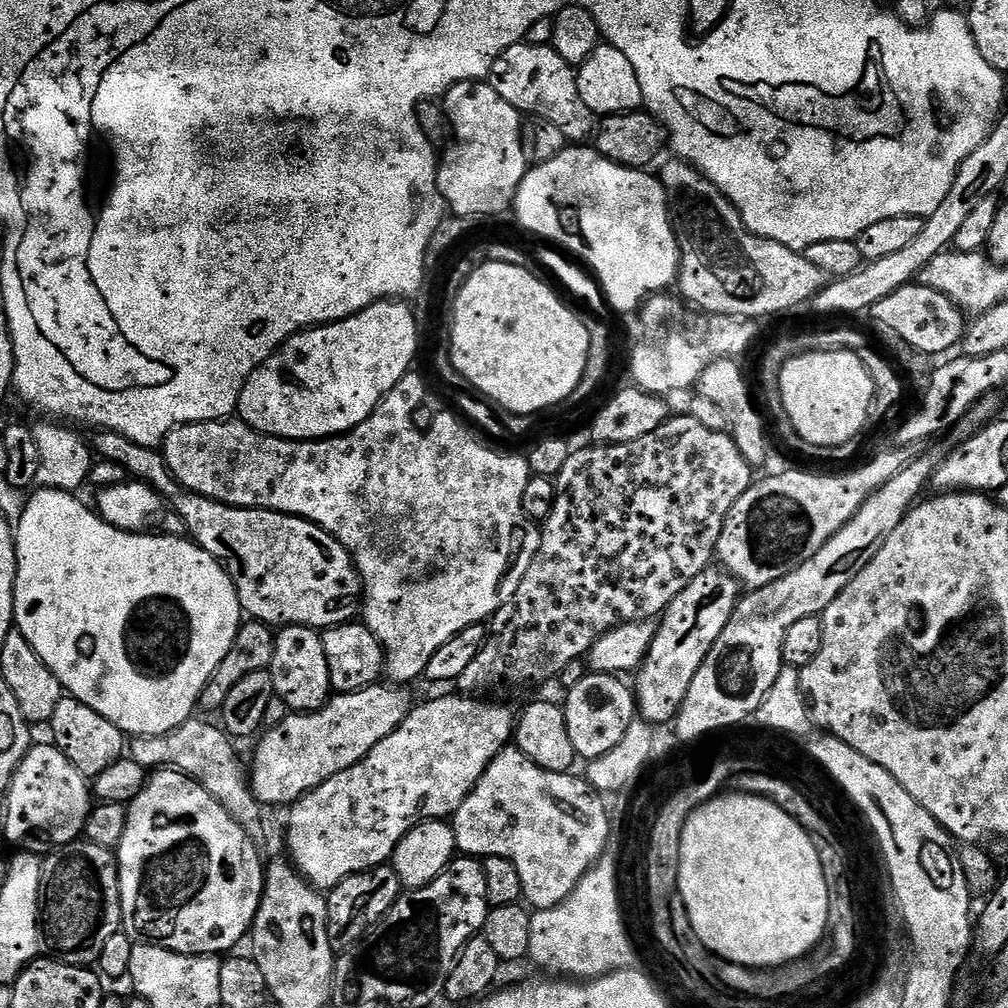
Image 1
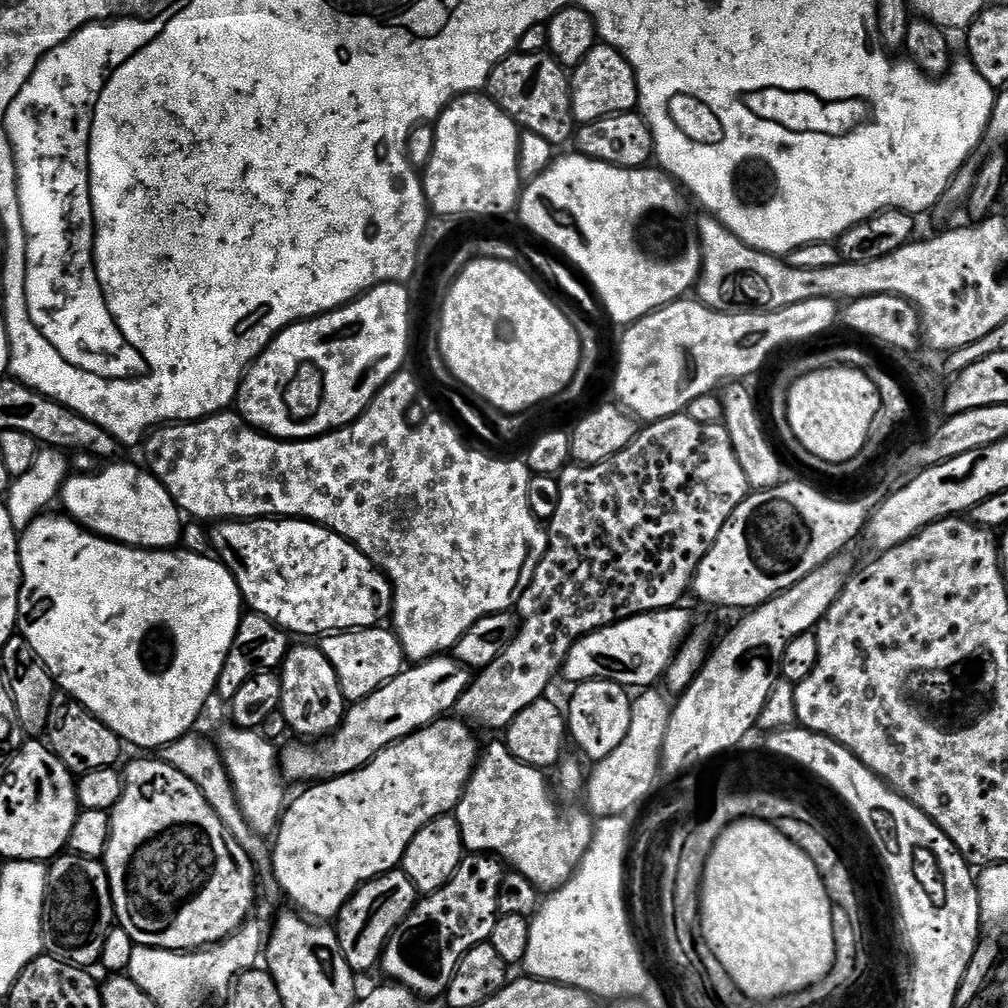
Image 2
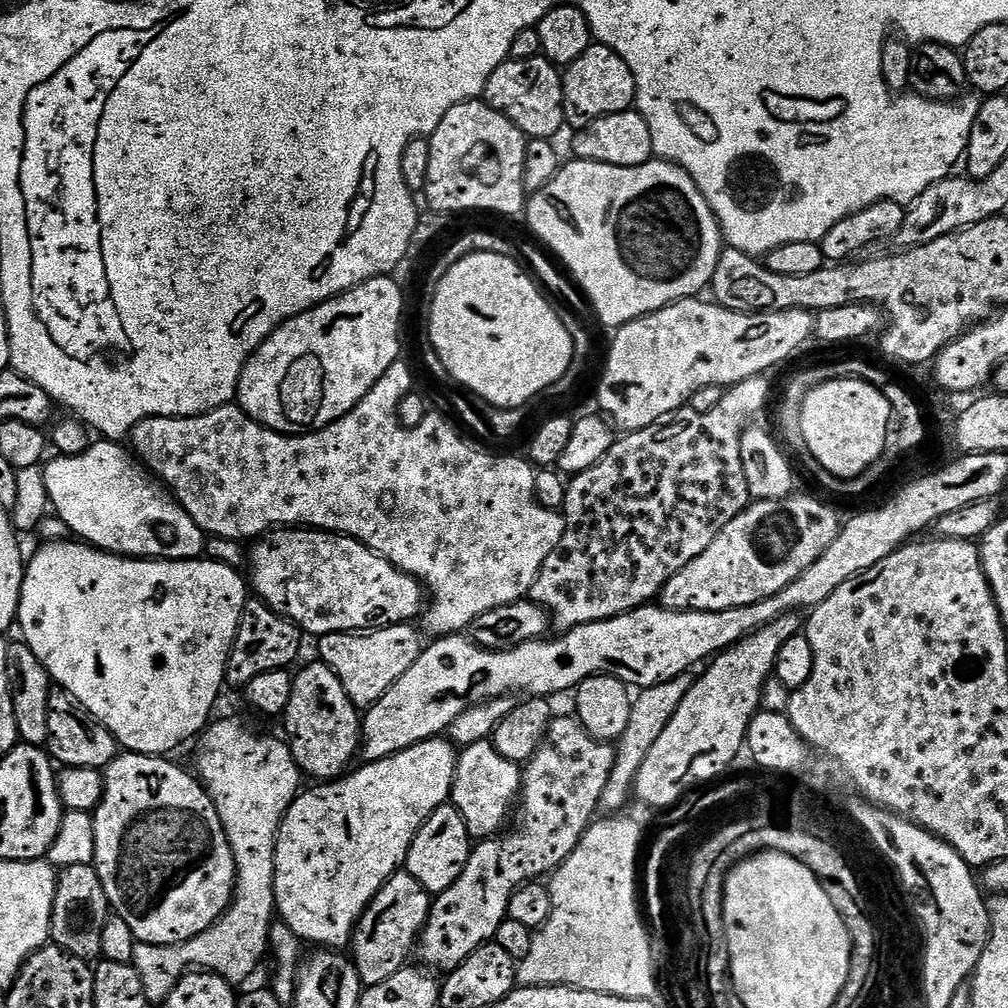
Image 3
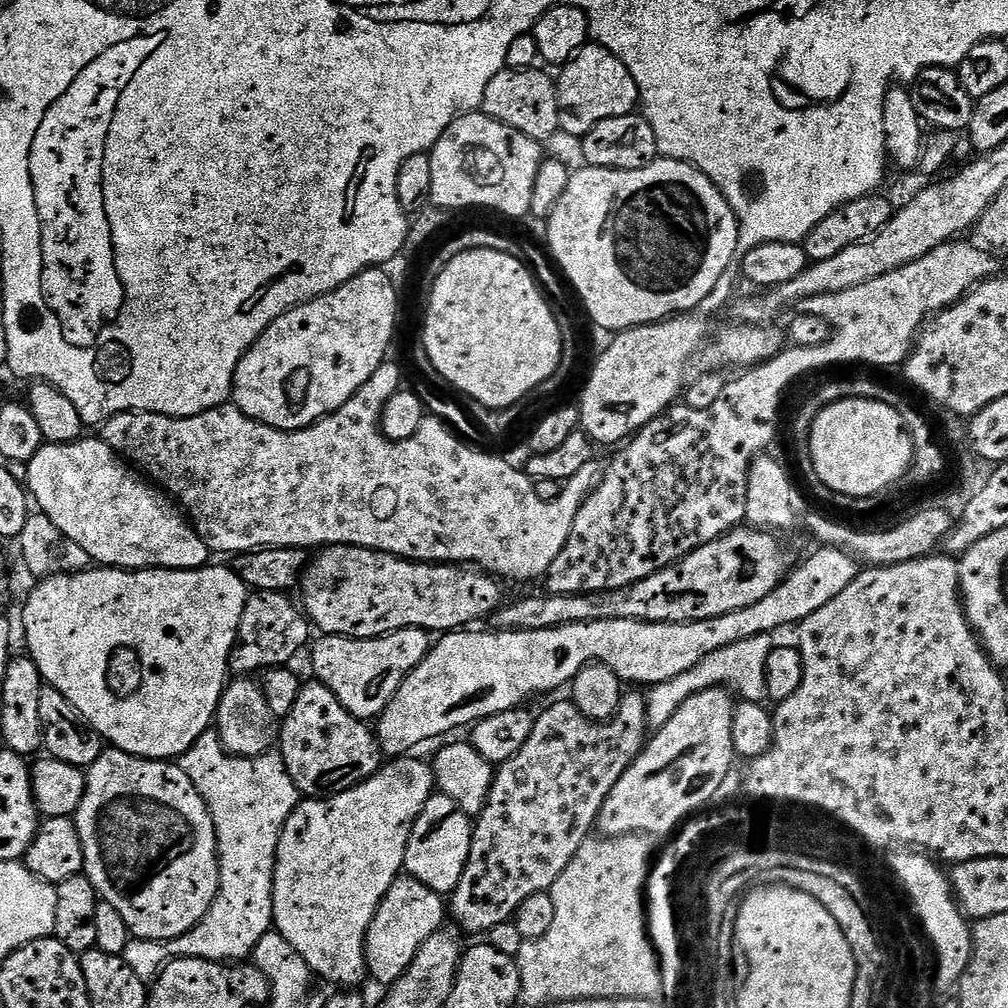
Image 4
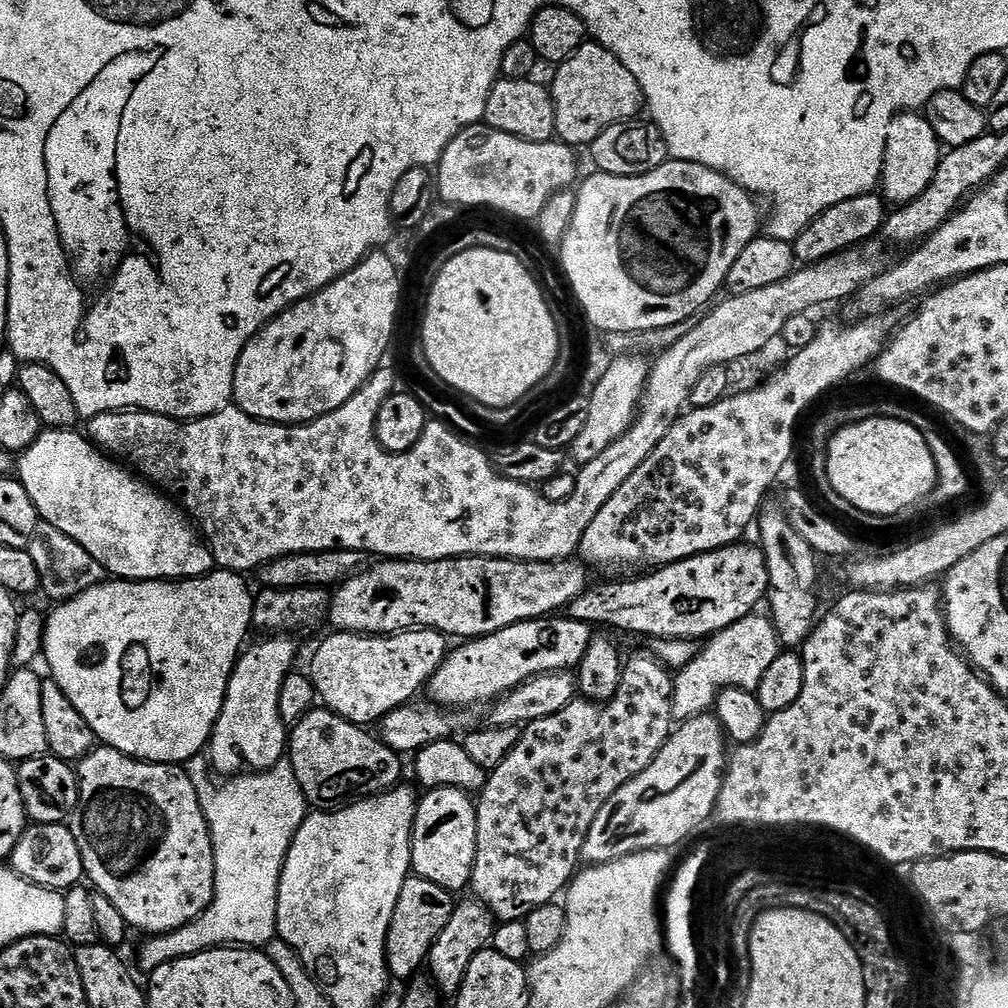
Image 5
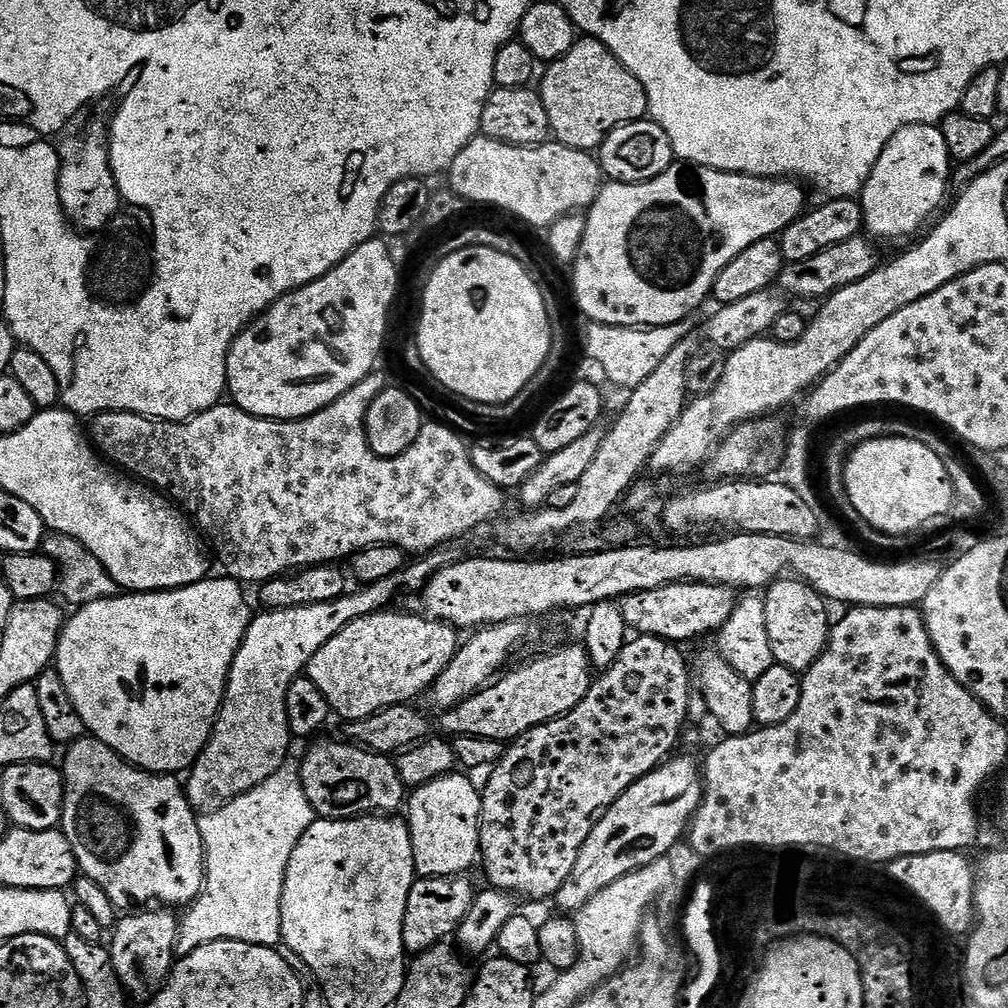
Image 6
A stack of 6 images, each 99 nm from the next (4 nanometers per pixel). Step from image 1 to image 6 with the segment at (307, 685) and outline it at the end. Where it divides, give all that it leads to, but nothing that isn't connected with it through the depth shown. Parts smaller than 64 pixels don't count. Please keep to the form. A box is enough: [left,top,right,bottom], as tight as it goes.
[299,739,406,820]

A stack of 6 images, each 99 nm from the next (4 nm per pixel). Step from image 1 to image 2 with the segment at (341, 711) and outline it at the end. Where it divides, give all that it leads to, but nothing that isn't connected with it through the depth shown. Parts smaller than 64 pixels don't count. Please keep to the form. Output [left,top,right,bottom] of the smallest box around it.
[279,654,470,786]

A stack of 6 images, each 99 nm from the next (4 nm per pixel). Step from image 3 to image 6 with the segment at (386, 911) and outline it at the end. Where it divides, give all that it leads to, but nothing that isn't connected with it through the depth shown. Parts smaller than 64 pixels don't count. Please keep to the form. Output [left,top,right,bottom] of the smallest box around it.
[402,874,477,953]

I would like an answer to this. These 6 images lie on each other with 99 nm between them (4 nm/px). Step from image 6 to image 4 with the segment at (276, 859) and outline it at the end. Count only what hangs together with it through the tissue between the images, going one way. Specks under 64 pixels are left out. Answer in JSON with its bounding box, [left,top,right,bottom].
[123,730,302,978]

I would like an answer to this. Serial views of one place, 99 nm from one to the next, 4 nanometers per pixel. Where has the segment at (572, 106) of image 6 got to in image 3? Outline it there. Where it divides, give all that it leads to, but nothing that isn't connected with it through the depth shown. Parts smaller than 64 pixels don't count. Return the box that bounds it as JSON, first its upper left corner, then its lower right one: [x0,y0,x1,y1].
[563,42,636,130]

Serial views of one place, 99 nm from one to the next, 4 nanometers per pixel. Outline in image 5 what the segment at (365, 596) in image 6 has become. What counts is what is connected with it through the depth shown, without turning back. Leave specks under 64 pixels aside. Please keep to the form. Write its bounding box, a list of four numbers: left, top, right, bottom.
[206,634,296,778]

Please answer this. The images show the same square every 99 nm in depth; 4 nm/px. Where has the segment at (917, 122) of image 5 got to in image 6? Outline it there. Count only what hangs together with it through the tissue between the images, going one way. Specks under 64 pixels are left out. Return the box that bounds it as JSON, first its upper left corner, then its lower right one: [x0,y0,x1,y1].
[858,124,954,241]

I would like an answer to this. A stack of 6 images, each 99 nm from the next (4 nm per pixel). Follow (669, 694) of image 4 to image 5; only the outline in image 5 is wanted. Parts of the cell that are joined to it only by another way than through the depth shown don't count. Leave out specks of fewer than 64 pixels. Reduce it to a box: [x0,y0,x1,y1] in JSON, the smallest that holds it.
[672,615,781,722]

